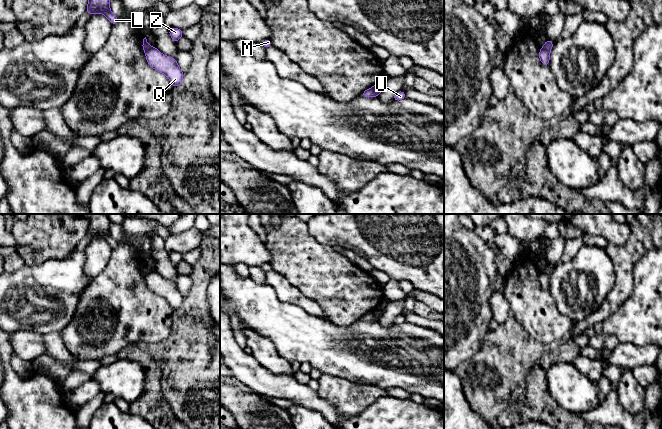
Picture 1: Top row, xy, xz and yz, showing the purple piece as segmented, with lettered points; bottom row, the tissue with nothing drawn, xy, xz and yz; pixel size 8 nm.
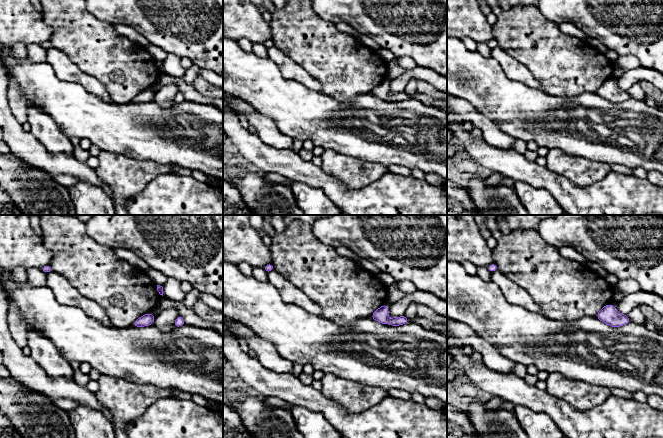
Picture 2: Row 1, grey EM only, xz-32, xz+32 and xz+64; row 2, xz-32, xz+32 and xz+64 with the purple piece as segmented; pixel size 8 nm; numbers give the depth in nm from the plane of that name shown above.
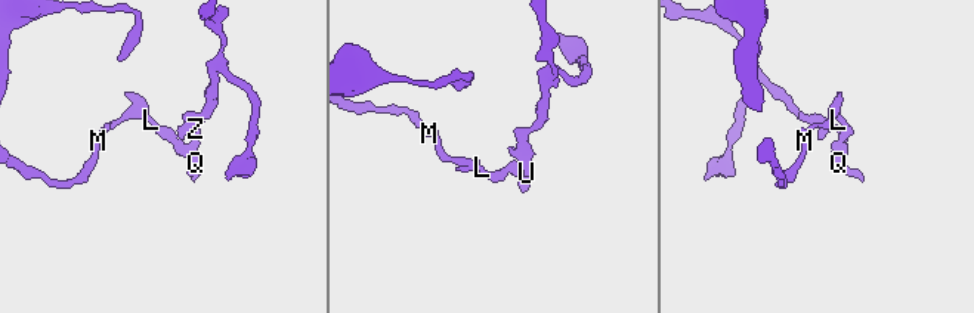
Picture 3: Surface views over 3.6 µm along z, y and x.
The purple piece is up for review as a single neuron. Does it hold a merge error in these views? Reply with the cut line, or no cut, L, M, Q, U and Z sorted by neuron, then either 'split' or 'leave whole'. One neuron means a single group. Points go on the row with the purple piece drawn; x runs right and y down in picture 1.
cut xz (371, 88), (375, 96); groups L M / Q U Z; split

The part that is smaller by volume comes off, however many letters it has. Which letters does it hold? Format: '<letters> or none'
Q, U, Z

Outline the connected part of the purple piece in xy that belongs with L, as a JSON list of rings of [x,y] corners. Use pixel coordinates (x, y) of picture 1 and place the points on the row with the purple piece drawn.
[[[89,0],[85,13],[95,14],[102,13],[105,15],[112,25],[118,23],[118,17],[116,17],[110,10],[110,0]]]

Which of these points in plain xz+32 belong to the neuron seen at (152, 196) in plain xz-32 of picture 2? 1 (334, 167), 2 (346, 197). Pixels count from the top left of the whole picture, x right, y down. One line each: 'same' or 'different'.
1: different
2: same

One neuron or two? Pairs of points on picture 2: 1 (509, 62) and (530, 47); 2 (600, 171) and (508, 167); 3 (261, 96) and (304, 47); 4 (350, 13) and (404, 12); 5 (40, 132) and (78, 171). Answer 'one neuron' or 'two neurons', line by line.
1: two neurons
2: two neurons
3: two neurons
4: one neuron
5: two neurons

